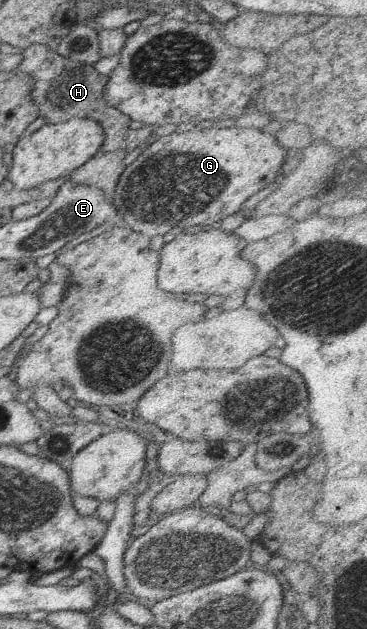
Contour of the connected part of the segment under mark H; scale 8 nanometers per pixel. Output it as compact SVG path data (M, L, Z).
M32 44L23 51L23 69L19 69L19 72L29 77L51 77L51 81L31 81L31 103L37 107L38 116L45 118L45 124L63 122L74 117L89 117L99 122L105 136L97 152L106 153L124 148L129 153L144 144L156 126L143 125L140 129L129 129L129 117L103 99L109 75L117 66L118 59L117 54L100 58L94 64L81 65L47 50L44 45Z

